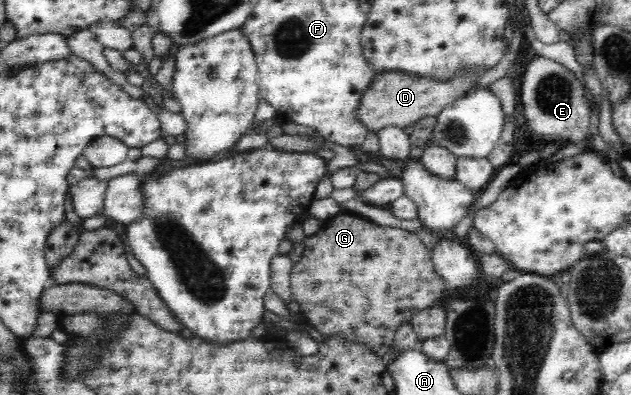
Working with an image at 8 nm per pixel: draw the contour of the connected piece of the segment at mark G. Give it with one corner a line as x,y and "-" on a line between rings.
342,210
337,216
332,219
327,219
322,222
321,227
314,235
307,235
304,240
302,256
299,256
299,260
295,260
293,266
291,266
290,283
292,300
295,300
300,306
300,312
302,316
306,318
316,334
328,335
329,333
341,333
343,339
351,341
351,343
363,343
367,347
371,348
371,351
375,352
380,359
385,359
385,356
389,354
391,350
391,344
394,340
394,334
401,325
409,325
411,319
421,309
429,309
437,298
445,294
450,294
445,290
445,283
443,283
443,277
439,276
434,269
434,262
432,261
432,254
425,247
425,244
417,235
407,230
391,227
382,226
369,221
355,213
346,212

